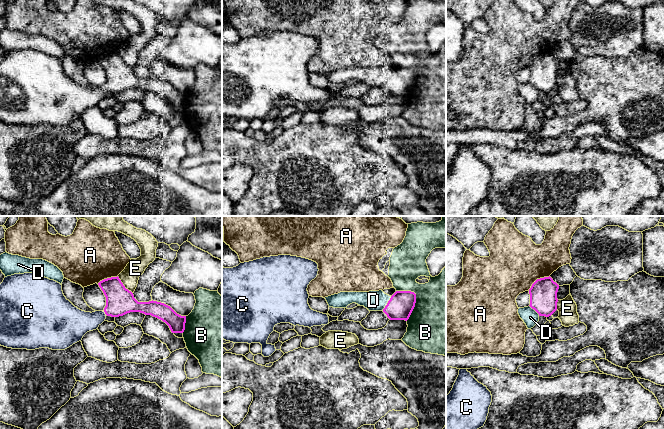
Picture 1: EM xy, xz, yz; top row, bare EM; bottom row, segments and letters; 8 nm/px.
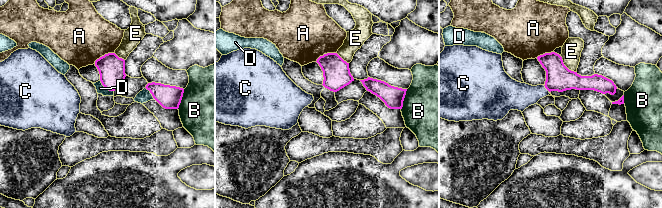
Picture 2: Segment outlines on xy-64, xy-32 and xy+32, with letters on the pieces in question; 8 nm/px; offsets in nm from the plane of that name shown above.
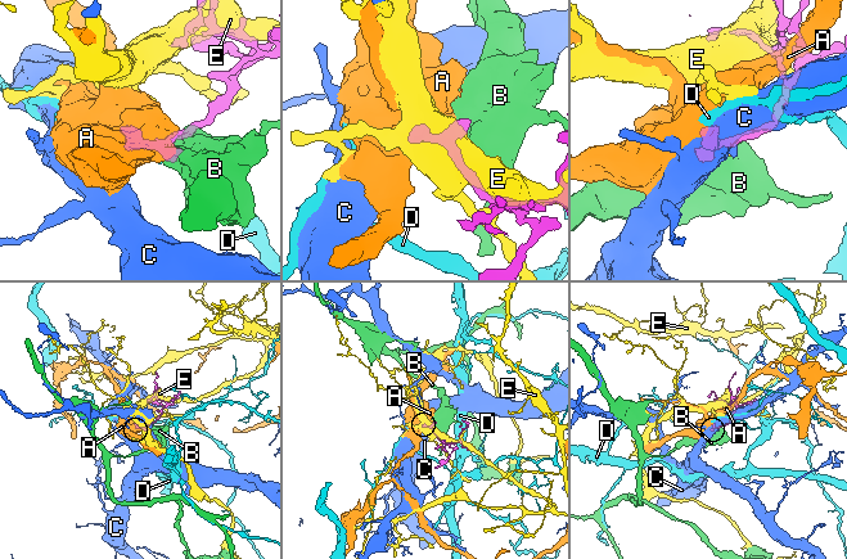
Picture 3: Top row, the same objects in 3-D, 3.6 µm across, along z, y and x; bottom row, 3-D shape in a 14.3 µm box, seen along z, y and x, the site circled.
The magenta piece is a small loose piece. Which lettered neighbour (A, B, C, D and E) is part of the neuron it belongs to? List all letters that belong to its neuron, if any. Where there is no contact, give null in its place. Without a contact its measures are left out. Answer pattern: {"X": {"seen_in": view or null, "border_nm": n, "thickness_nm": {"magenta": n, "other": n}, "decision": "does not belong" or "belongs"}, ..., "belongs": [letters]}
{"A": {"seen_in": "yz", "border_nm": 220, "thickness_nm": {"magenta": 220, "other": 440}, "decision": "does not belong"}, "B": {"seen_in": "xz", "border_nm": 260, "thickness_nm": {"magenta": 200, "other": 480}, "decision": "does not belong"}, "C": {"seen_in": "xy", "border_nm": 40, "thickness_nm": {"magenta": 220, "other": 220}, "decision": "belongs"}, "D": {"seen_in": "xz", "border_nm": 140, "thickness_nm": {"magenta": 200, "other": 160}, "decision": "does not belong"}, "E": {"seen_in": "xy", "border_nm": 190, "thickness_nm": {"magenta": 220, "other": 150}, "decision": "does not belong"}, "belongs": ["C"]}

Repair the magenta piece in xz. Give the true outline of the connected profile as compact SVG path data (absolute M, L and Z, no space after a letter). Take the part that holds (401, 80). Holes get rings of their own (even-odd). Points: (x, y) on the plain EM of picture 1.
M396 67L383 85L390 96L407 97L415 83L416 70L411 67Z

